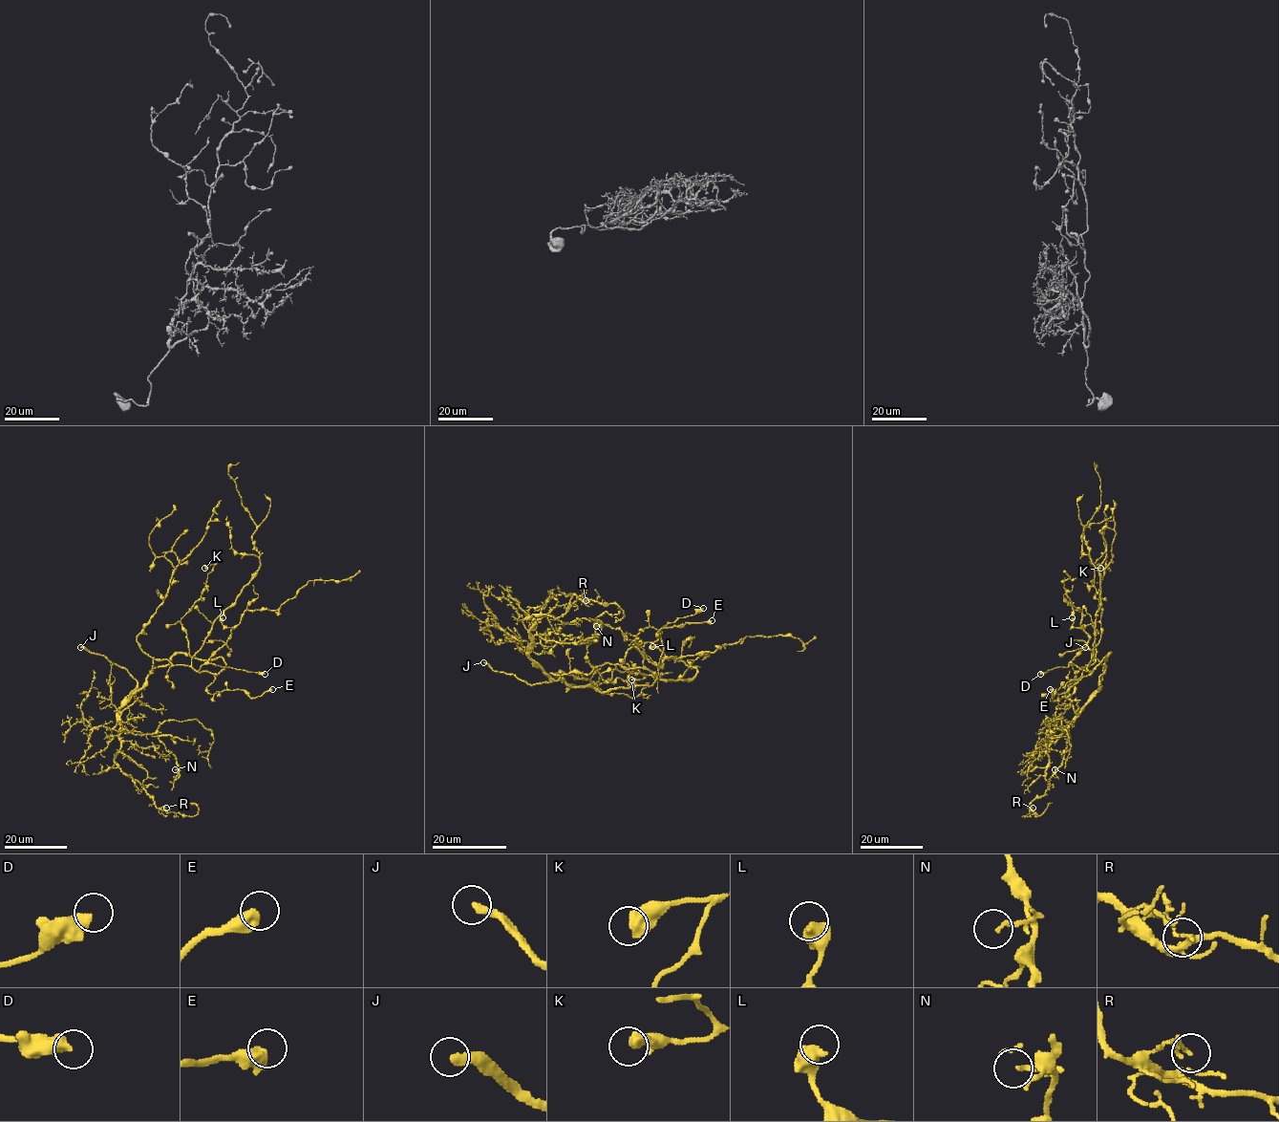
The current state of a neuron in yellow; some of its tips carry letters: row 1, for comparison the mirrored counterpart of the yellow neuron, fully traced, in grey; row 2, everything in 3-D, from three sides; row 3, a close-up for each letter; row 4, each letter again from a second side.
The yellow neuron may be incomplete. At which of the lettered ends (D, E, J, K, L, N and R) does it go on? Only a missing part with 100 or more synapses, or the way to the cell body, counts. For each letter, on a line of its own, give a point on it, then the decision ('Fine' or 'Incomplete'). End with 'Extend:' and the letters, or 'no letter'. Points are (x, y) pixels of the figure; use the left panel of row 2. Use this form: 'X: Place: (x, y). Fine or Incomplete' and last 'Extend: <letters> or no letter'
D: Place: (265, 674). Fine
E: Place: (272, 689). Fine
J: Place: (80, 647). Incomplete
K: Place: (204, 568). Fine
L: Place: (223, 617). Fine
N: Place: (175, 769). Fine
R: Place: (166, 808). Fine
Extend: J

